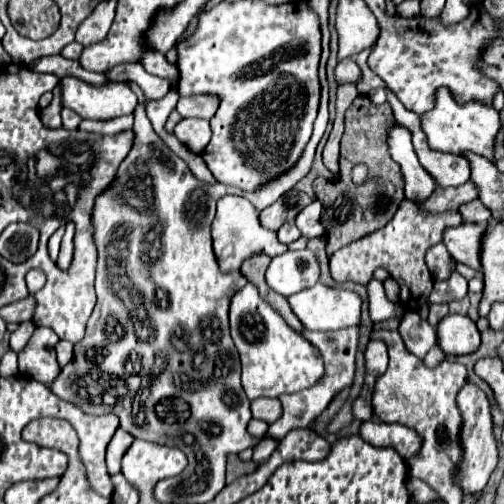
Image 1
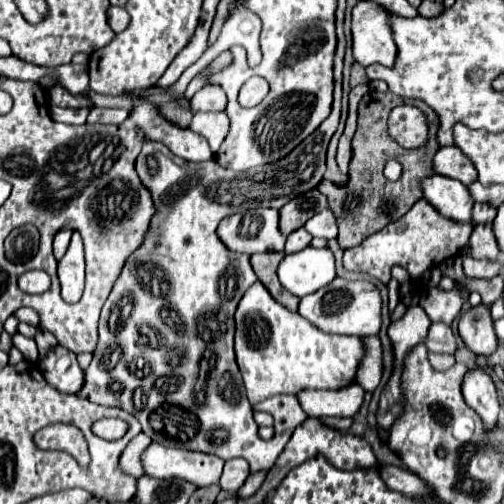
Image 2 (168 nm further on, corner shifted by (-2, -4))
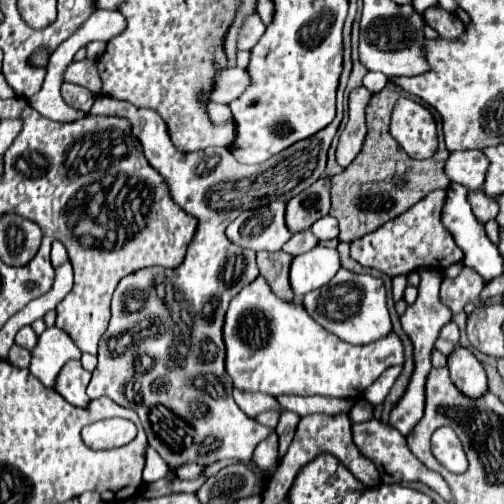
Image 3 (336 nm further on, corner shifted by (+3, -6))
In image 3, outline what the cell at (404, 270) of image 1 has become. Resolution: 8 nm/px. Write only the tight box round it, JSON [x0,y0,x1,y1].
[351,191,463,277]

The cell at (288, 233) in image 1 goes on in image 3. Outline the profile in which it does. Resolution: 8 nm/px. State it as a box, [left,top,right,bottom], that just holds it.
[283,229,319,255]

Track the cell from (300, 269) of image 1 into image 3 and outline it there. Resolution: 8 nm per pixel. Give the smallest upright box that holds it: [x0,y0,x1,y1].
[291,245,341,299]

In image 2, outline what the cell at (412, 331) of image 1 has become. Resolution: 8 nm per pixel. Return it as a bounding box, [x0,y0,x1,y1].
[424,323,456,353]

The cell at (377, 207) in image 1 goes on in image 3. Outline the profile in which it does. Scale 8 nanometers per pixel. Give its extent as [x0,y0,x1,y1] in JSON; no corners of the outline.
[331,83,451,241]

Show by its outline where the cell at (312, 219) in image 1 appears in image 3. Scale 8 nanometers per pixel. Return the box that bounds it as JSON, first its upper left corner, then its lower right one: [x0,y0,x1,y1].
[311,215,339,241]

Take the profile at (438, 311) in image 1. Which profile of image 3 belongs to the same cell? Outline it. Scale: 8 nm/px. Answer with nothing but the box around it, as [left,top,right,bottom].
[441,267,485,313]

